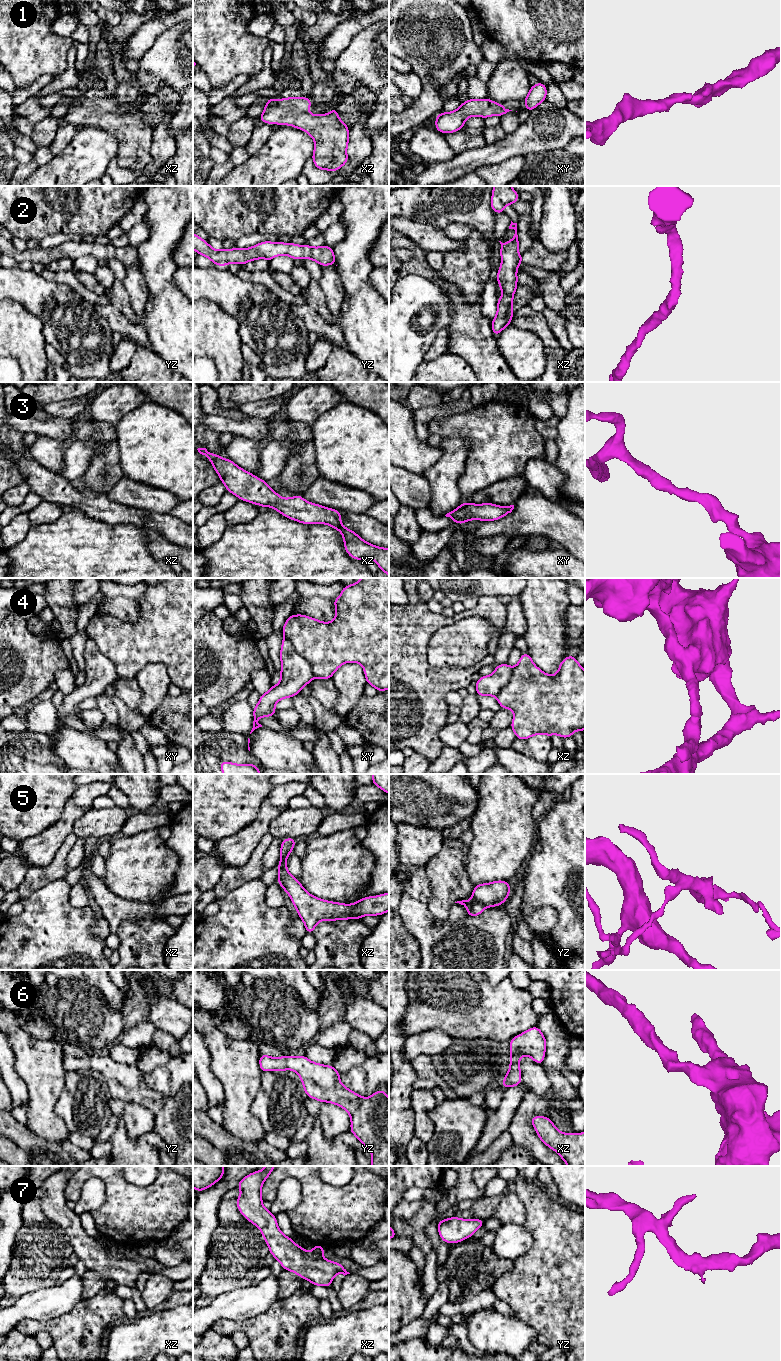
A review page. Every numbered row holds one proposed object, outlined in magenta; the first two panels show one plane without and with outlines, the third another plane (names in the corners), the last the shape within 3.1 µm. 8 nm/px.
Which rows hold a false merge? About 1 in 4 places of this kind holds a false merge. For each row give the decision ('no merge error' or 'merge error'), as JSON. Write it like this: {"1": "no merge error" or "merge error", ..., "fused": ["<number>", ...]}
{"1": "no merge error", "2": "no merge error", "3": "no merge error", "4": "no merge error", "5": "merge error", "6": "no merge error", "7": "no merge error", "fused": ["5"]}

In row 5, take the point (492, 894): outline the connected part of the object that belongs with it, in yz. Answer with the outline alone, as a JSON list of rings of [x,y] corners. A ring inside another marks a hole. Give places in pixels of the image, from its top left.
[[[497,880],[491,883],[482,883],[474,886],[472,901],[481,903],[485,907],[502,905],[510,895],[510,883]]]

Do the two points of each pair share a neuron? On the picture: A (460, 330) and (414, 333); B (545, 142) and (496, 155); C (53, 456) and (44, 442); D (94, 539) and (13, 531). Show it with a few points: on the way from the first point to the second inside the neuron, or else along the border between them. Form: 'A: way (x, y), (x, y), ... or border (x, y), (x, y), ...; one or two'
A: border (452, 304), (451, 320), (445, 327); two
B: way (533, 142), (521, 142), (508, 147); one
C: way (50, 453), (44, 445); one
D: border (30, 526), (26, 535), (10, 547); two

